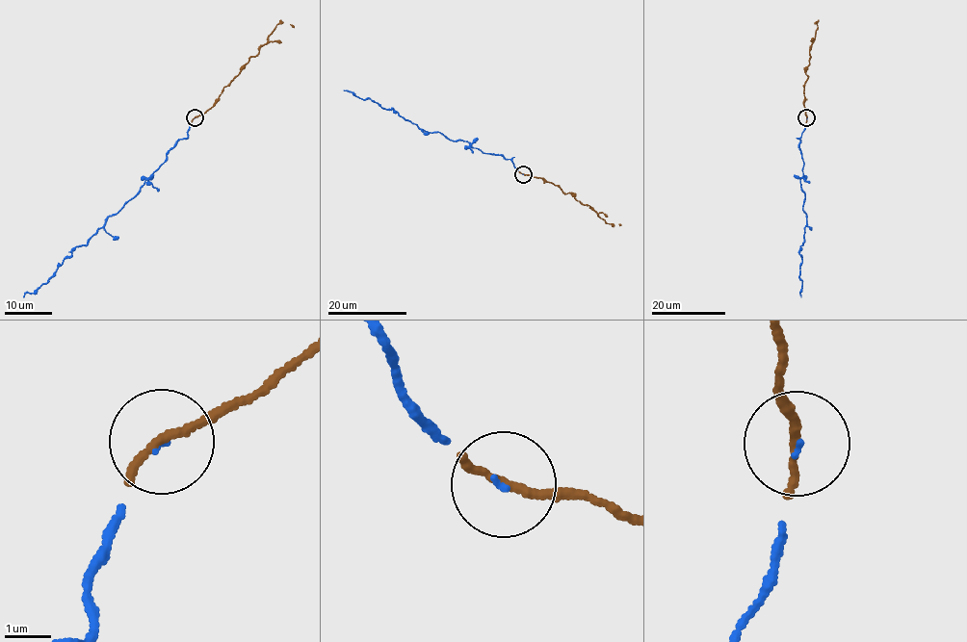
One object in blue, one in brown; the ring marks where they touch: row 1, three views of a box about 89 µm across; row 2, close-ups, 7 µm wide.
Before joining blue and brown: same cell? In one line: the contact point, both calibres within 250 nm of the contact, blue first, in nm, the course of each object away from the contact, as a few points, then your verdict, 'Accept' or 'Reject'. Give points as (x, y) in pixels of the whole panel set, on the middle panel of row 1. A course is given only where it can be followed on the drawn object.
Place: (523, 174). Thickness 50 nm (blue) against 160 nm. Course of blue: (523, 173), (501, 155), (484, 153), (462, 140), (453, 141), (438, 132), (424, 131), (392, 109), (344, 90). Course of brown: (523, 173), (553, 183), (588, 205), (608, 223), (620, 224). Accept

